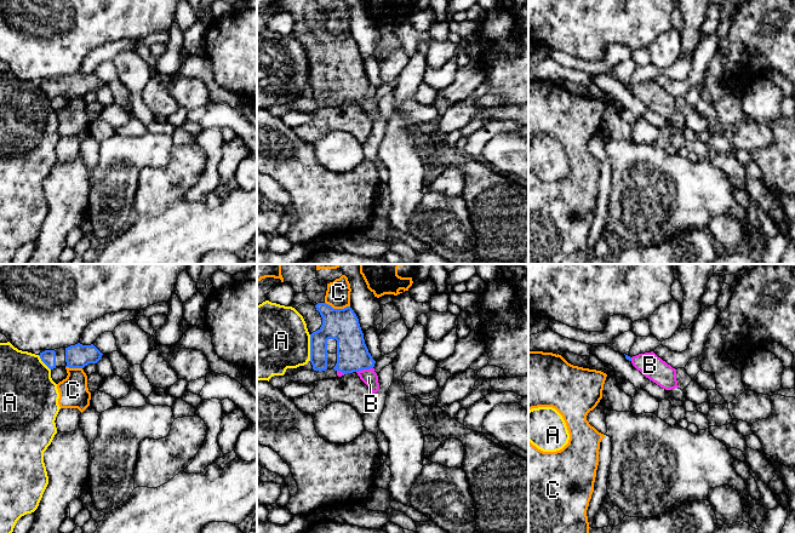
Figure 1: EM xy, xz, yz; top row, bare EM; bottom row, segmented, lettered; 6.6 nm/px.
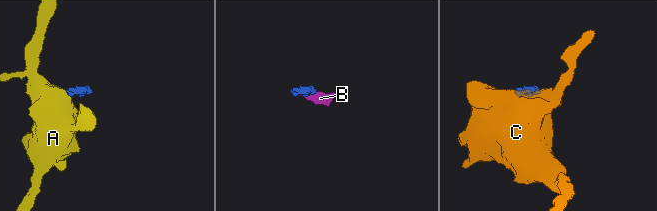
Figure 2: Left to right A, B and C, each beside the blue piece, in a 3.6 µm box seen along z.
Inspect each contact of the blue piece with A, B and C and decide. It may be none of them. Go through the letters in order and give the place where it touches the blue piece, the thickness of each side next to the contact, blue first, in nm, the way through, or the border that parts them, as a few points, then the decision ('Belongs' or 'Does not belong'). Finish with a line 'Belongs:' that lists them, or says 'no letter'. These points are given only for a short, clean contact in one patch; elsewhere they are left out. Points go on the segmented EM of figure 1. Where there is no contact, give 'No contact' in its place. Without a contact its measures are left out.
A: Touches blue at xz (310, 348). Thickness 200 nm (blue) against 440 nm. Boundary: xz (309, 334), (310, 360). Does not belong
B: Touches blue at xz (364, 368). Thickness 220 nm (blue) against 100 nm. Path across: xz (353, 355), (364, 368), (369, 377). Belongs
C: Touches blue at xz (337, 309). Thickness 220 nm (blue) against 160 nm. Boundary: xz (325, 302), (333, 308), (349, 307). Does not belong
Belongs: B

